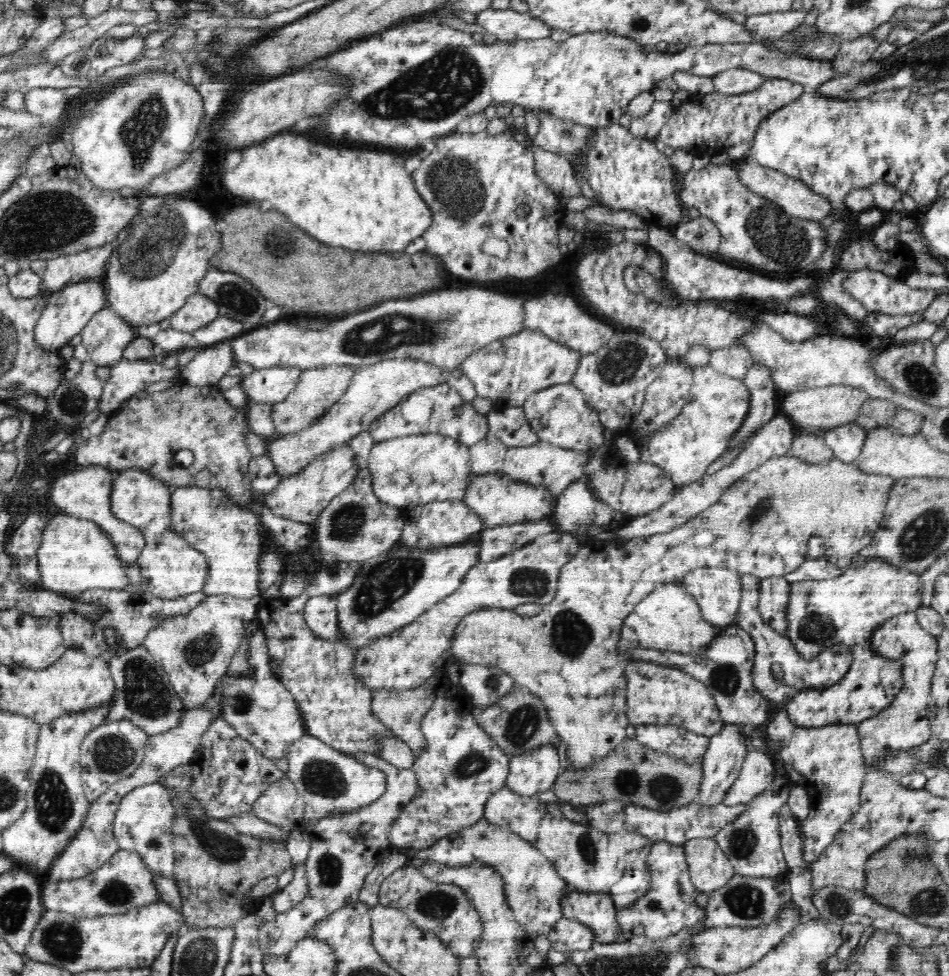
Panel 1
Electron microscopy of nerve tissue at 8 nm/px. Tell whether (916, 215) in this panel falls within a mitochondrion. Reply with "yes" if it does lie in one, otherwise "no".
no

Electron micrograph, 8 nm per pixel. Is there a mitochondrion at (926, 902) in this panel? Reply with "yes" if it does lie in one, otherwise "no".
yes

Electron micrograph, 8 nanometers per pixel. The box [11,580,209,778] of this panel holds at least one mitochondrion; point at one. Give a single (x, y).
(147, 693)

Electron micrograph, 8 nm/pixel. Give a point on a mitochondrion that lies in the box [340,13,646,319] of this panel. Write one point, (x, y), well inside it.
(439, 87)

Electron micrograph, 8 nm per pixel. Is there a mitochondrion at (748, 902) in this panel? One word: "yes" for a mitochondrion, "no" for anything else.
yes

